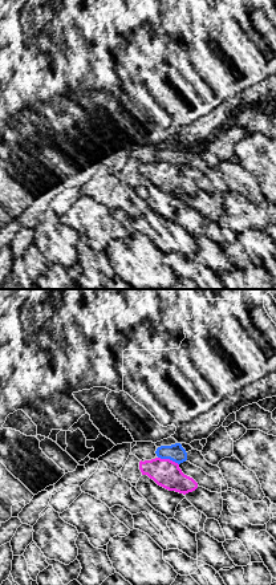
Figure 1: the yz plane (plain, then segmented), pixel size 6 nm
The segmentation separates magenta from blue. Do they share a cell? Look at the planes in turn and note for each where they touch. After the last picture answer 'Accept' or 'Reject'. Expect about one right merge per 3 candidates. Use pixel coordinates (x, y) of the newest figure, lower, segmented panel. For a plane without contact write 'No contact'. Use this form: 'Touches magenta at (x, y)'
Touches magenta at (169, 459)

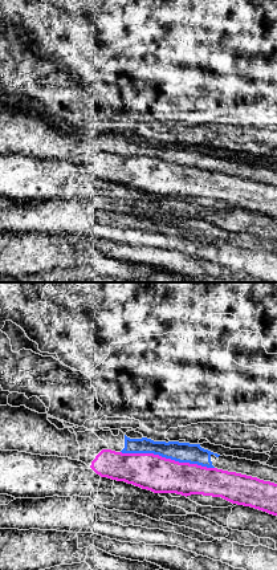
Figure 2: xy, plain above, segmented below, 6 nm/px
Touches magenta at (167, 459)

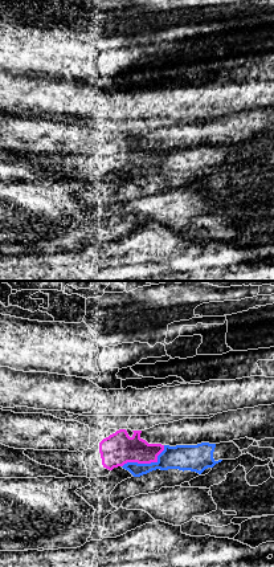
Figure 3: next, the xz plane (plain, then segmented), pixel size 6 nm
Touches magenta at (146, 463)

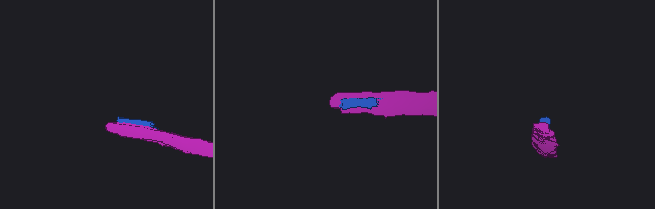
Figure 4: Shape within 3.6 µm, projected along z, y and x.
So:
Reject

